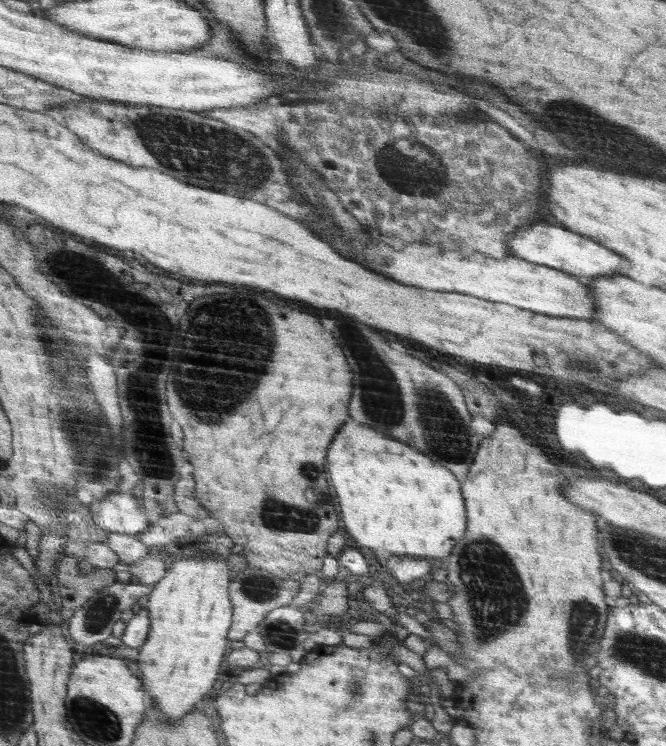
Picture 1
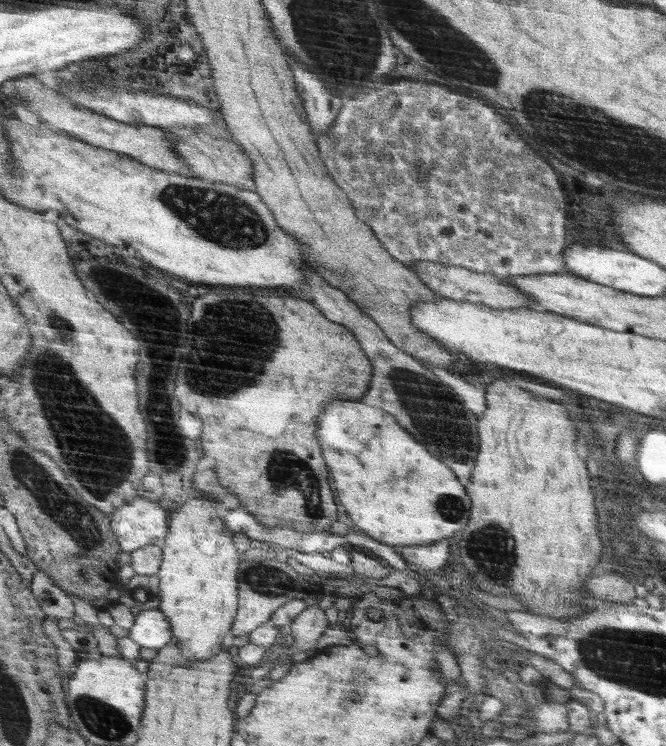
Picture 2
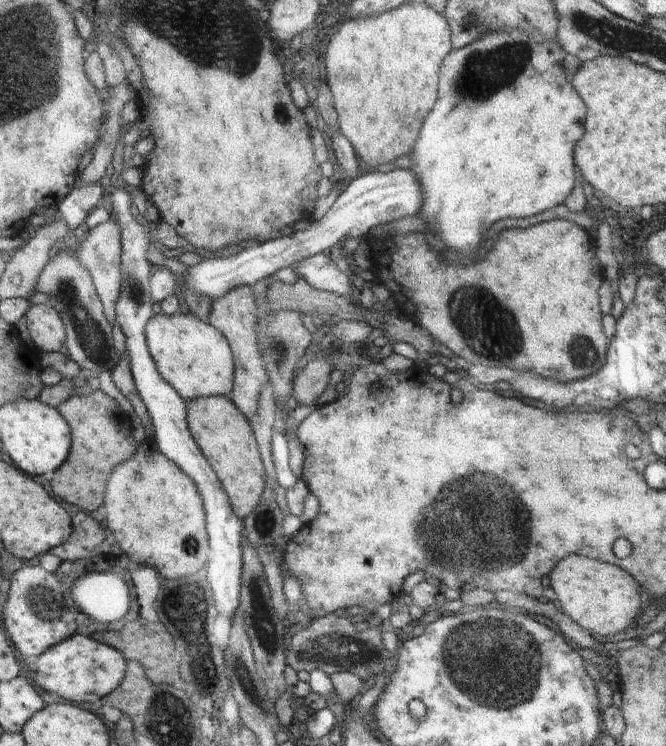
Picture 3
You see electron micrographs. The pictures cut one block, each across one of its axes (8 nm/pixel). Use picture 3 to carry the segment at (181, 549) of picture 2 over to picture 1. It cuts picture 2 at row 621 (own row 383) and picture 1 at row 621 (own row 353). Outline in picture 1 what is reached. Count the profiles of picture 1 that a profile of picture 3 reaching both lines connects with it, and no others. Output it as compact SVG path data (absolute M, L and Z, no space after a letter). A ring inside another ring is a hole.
M198 554L198 556L188 556L188 558L180 558L180 560L170 560L168 574L155 586L154 591L150 598L146 602L146 606L151 612L152 618L152 632L148 637L148 642L140 648L140 656L138 664L142 670L143 684L147 687L149 692L149 698L154 696L156 700L156 708L160 712L164 712L164 716L167 720L174 725L175 723L184 720L184 716L188 716L192 710L196 710L196 706L206 698L206 694L210 694L216 686L218 674L222 670L224 660L226 660L226 650L230 648L228 644L228 633L230 632L230 618L234 618L234 606L230 606L230 600L228 600L228 560L224 558L216 558L216 556L206 556L206 554Z

